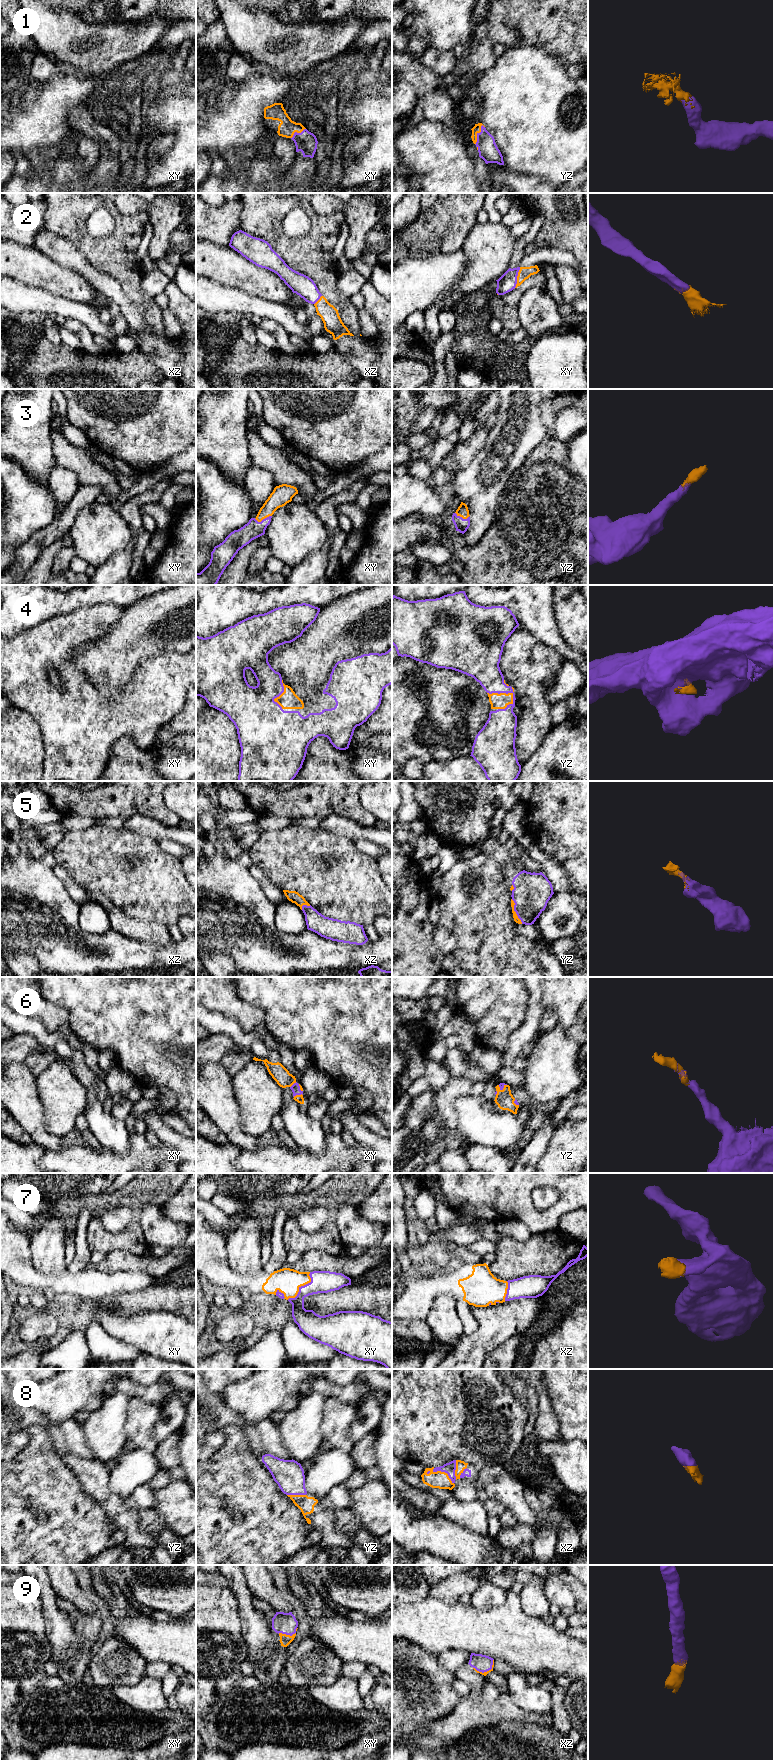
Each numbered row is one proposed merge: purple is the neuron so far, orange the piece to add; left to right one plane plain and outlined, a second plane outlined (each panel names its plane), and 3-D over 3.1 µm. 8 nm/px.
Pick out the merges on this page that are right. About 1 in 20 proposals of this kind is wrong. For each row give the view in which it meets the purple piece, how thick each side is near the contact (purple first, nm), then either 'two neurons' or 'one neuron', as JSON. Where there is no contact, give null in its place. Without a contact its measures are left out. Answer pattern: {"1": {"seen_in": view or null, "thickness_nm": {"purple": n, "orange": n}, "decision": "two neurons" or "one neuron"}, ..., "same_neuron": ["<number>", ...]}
{"1": {"seen_in": "yz", "thickness_nm": {"purple": 160, "orange": 70}, "decision": "one neuron"}, "2": {"seen_in": "xy", "thickness_nm": {"purple": 150, "orange": 100}, "decision": "one neuron"}, "3": {"seen_in": "xy", "thickness_nm": {"purple": 150, "orange": 160}, "decision": "one neuron"}, "4": {"seen_in": "yz", "thickness_nm": {"purple": 240, "orange": 130}, "decision": "one neuron"}, "5": {"seen_in": "yz", "thickness_nm": {"purple": 300, "orange": 50}, "decision": "one neuron"}, "6": {"seen_in": "xy", "thickness_nm": {"purple": 70, "orange": 60}, "decision": "one neuron"}, "7": {"seen_in": "xy", "thickness_nm": {"purple": 180, "orange": 200}, "decision": "one neuron"}, "8": {"seen_in": "xz", "thickness_nm": {"purple": 90, "orange": 140}, "decision": "one neuron"}, "9": {"seen_in": "xy", "thickness_nm": {"purple": 170, "orange": 90}, "decision": "one neuron"}, "same_neuron": ["1", "2", "3", "4", "5", "6", "7", "8", "9"]}

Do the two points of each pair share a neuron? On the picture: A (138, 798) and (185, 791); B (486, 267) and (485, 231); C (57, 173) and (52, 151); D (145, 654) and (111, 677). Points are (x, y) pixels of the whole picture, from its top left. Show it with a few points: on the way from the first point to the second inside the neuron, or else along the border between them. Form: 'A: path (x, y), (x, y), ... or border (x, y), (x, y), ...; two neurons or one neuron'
A: border (163, 791), (163, 802), (176, 814); two neurons
B: path (486, 258), (485, 240); one neuron
C: border (58, 158), (47, 165); two neurons
D: border (142, 636), (141, 650), (138, 653), (139, 663); two neurons

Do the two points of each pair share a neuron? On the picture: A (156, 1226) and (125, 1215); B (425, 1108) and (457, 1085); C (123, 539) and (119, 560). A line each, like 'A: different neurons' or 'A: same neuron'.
A: same neuron
B: different neurons
C: different neurons

